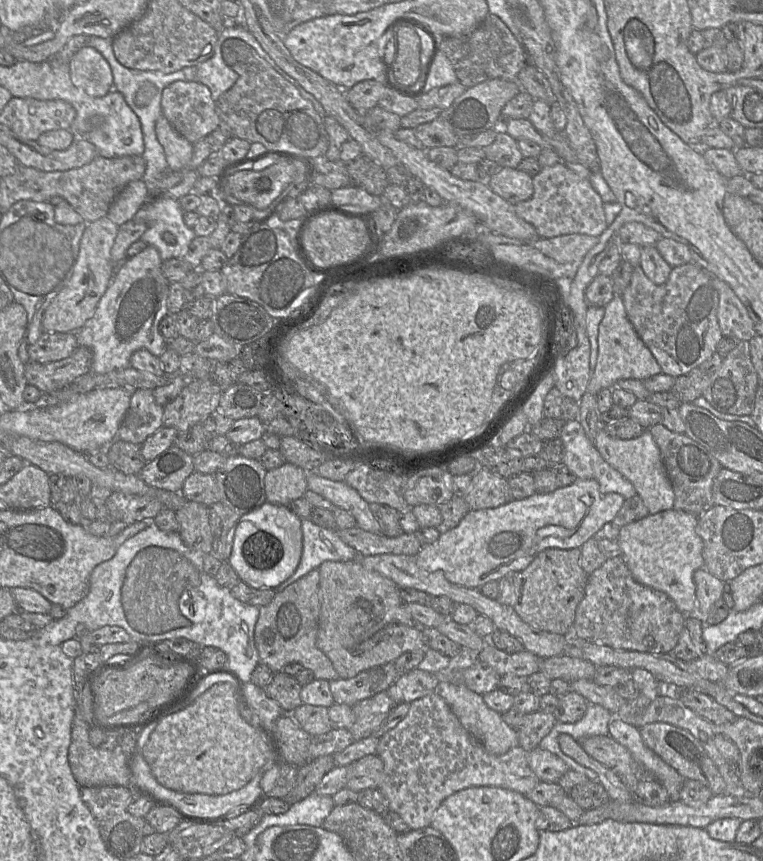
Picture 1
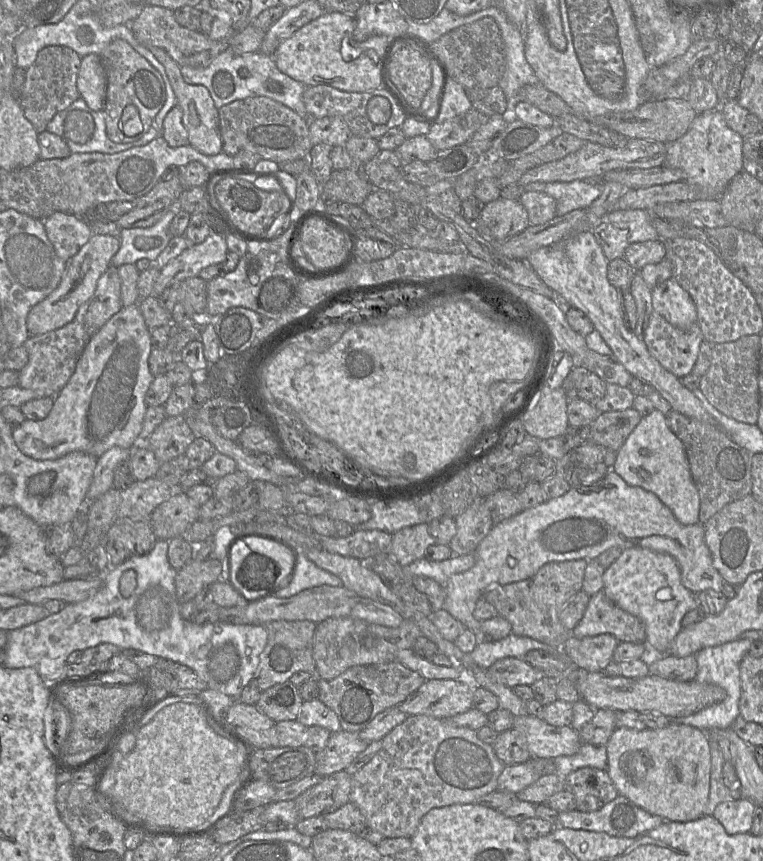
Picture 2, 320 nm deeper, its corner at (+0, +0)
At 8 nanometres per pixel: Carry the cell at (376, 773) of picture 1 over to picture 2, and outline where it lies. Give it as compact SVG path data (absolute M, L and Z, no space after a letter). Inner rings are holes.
M345 770L323 777L294 801L300 819L325 815L334 812L350 802L351 775Z

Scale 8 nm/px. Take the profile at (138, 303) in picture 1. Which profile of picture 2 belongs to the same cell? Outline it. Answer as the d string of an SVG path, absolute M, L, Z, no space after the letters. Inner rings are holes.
M137 304L122 306L90 339L75 371L43 420L25 421L13 429L18 449L34 460L55 460L72 452L100 457L112 447L131 449L139 443L147 405L146 393L154 379L148 358L151 330Z

